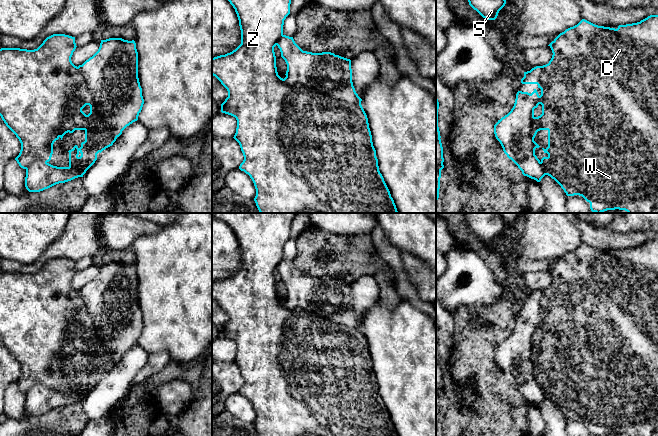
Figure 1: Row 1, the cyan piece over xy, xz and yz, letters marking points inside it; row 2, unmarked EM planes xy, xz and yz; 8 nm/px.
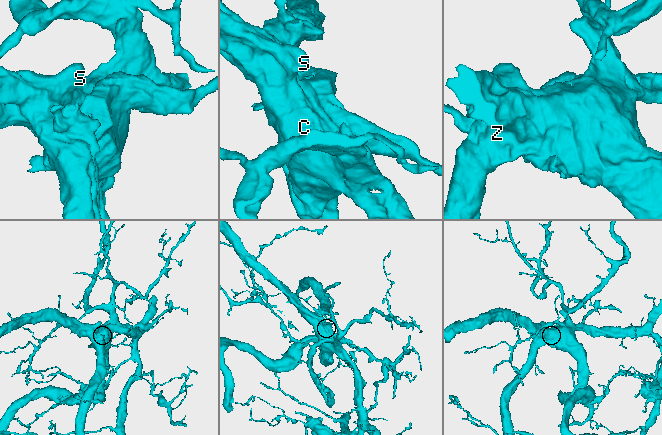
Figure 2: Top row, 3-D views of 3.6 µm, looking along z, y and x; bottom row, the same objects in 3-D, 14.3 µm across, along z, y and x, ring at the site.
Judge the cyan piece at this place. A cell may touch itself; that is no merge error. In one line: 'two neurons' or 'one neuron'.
one neuron

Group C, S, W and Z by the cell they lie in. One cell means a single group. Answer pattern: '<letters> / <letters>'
C S W Z

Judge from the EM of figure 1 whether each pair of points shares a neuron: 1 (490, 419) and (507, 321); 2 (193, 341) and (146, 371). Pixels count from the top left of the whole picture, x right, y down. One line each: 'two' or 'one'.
1: one
2: two

